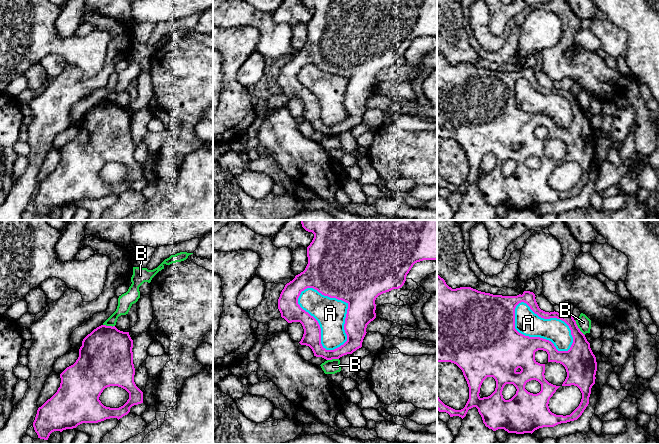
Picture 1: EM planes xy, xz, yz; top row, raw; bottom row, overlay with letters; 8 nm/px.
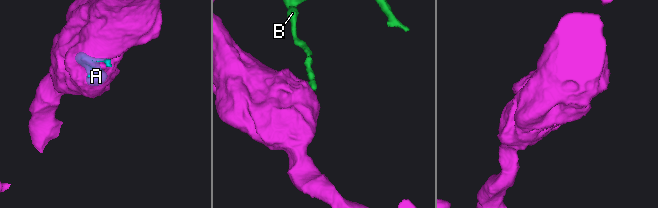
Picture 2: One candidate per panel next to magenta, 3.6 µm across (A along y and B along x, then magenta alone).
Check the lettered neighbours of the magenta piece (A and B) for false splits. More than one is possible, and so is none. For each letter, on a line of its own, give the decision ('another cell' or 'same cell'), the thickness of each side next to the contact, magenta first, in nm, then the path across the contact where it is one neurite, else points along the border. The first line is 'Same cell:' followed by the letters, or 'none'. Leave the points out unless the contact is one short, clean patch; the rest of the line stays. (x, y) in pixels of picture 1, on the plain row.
Same cell: none
A: another cell; calibres 160 and 240 nm
B: another cell; calibres 240 and 110 nm; border yz (574, 96), (584, 111)

